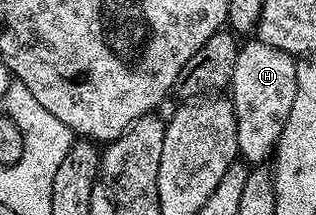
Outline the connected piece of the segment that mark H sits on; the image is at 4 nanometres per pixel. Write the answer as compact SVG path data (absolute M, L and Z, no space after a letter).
M250 40L236 55L236 71L232 71L228 100L234 105L241 160L258 167L271 160L284 131L284 123L288 123L288 111L292 111L292 99L296 99L296 61L288 53L268 47L268 43Z

